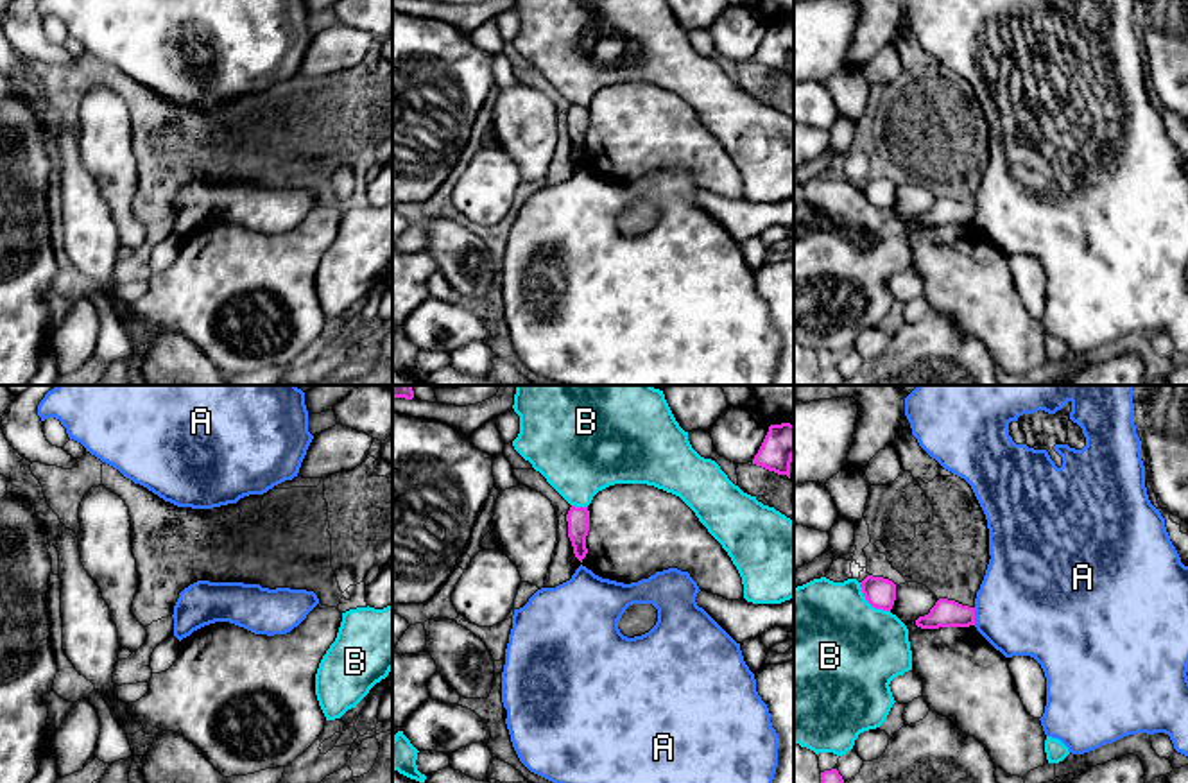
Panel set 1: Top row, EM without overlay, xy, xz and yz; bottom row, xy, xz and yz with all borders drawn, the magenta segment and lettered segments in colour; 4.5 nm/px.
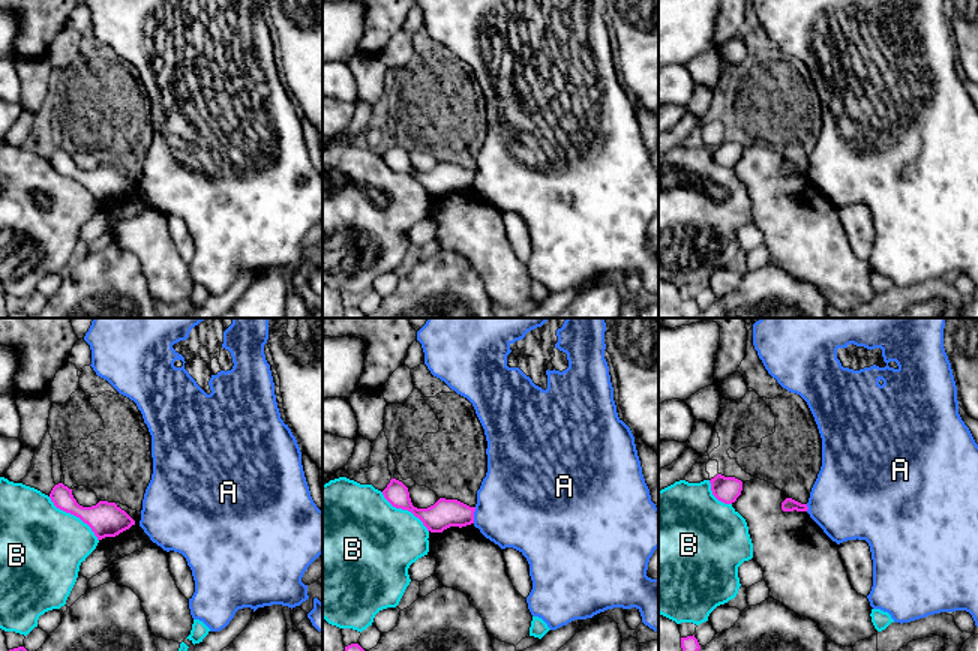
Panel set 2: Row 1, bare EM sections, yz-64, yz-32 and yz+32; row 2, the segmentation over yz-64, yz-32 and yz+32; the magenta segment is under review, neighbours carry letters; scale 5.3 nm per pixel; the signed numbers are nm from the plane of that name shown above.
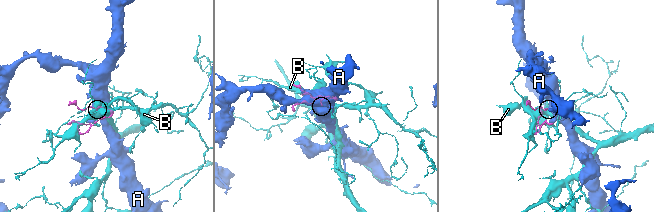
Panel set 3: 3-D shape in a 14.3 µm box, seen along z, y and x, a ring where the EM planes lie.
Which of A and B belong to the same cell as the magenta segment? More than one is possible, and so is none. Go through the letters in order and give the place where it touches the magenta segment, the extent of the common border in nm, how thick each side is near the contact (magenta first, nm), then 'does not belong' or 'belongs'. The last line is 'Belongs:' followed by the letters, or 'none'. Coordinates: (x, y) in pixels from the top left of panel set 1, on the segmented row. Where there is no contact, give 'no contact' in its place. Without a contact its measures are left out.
A: contact yz (973, 617); length 80 nm; calibres 130 and 460 nm; does not belong
B: contact yz (869, 602); length 190 nm; calibres 140 and 500 nm; does not belong
Belongs: none

